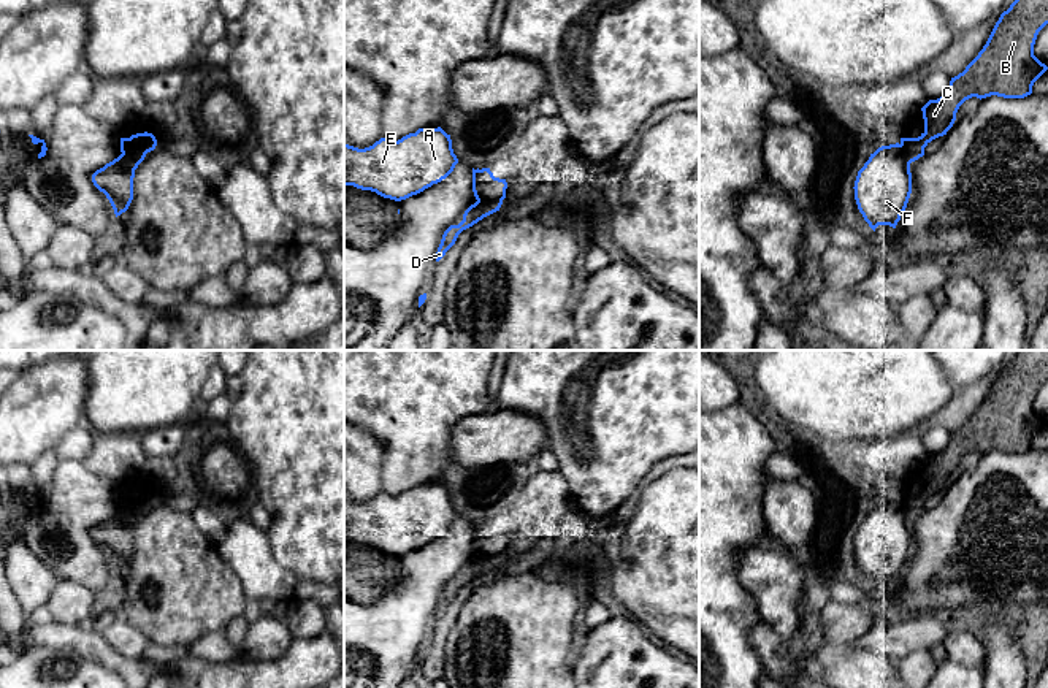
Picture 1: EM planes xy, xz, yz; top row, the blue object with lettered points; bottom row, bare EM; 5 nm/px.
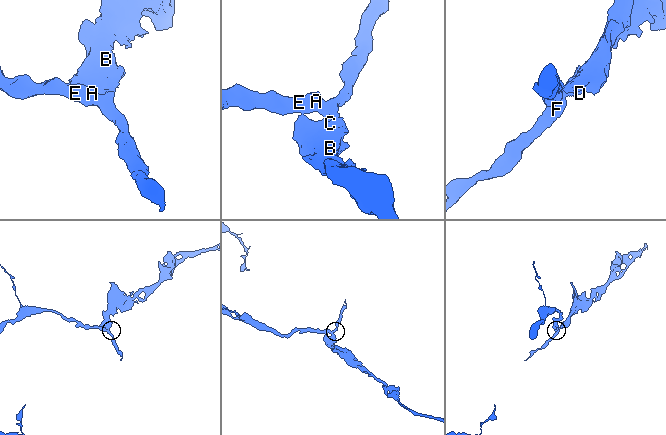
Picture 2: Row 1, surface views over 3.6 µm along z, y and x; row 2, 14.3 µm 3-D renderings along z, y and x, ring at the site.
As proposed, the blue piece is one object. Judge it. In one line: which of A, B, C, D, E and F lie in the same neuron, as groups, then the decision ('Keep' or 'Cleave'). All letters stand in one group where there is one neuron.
Groups: A E F / B C D. Cleave

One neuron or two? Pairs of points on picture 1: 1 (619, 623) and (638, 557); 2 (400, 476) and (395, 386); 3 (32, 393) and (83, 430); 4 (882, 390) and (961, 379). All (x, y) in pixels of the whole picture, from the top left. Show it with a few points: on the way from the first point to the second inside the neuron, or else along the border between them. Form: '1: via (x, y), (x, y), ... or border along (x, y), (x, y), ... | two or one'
1: border along (617, 609), (642, 626) | two
2: via (400, 454), (400, 408) | one
3: border along (83, 420), (75, 424), (54, 447) | two
4: border along (942, 366), (948, 381), (958, 390) | two

